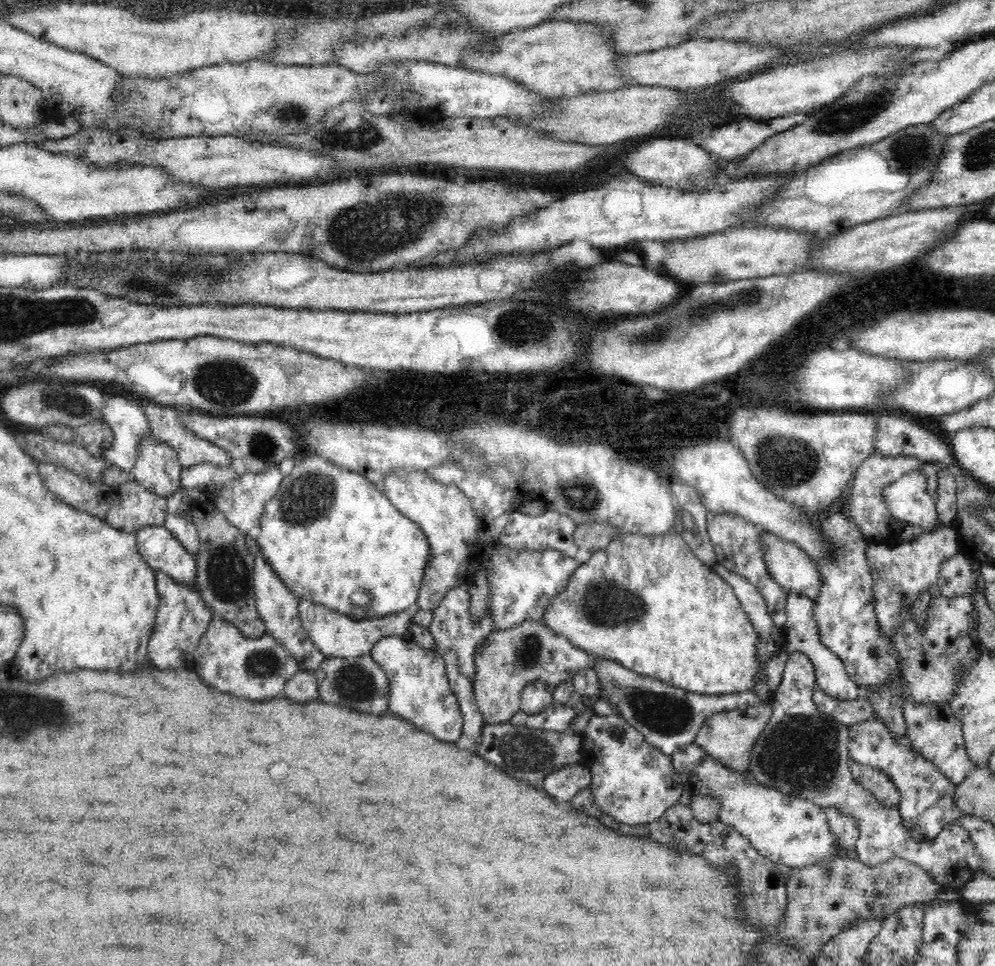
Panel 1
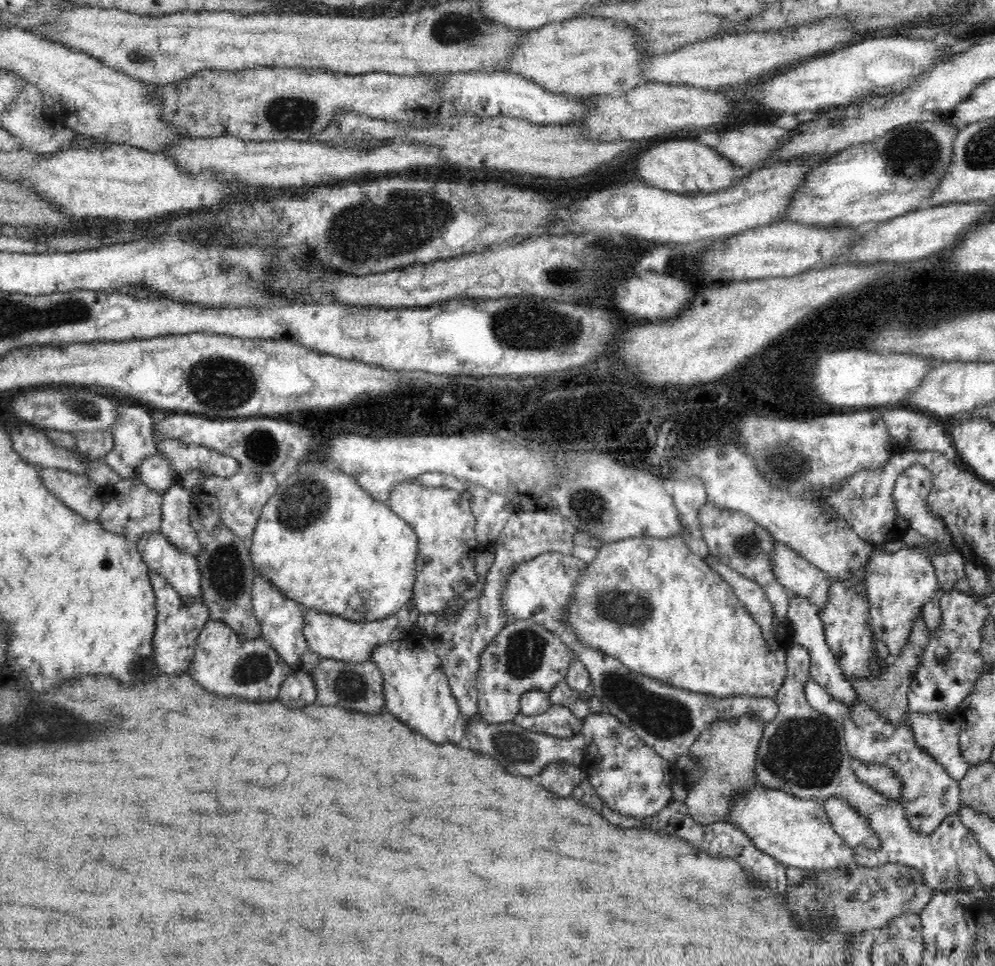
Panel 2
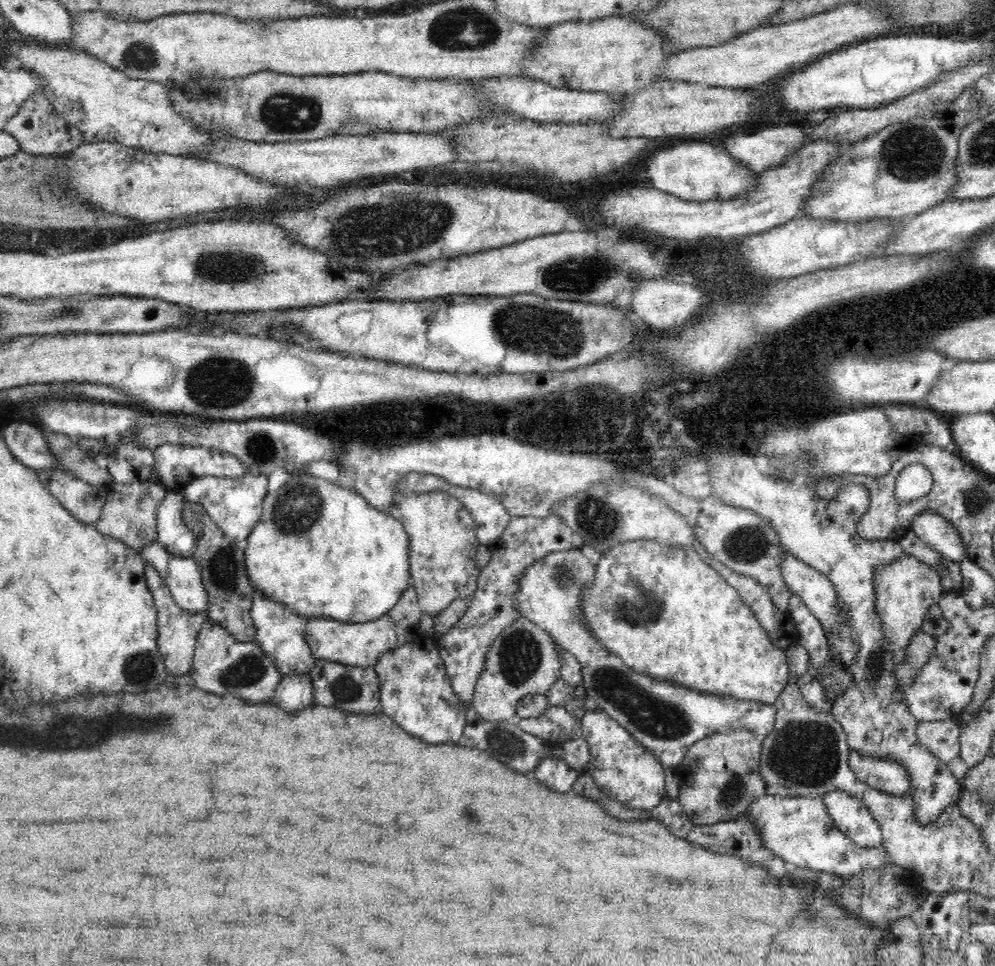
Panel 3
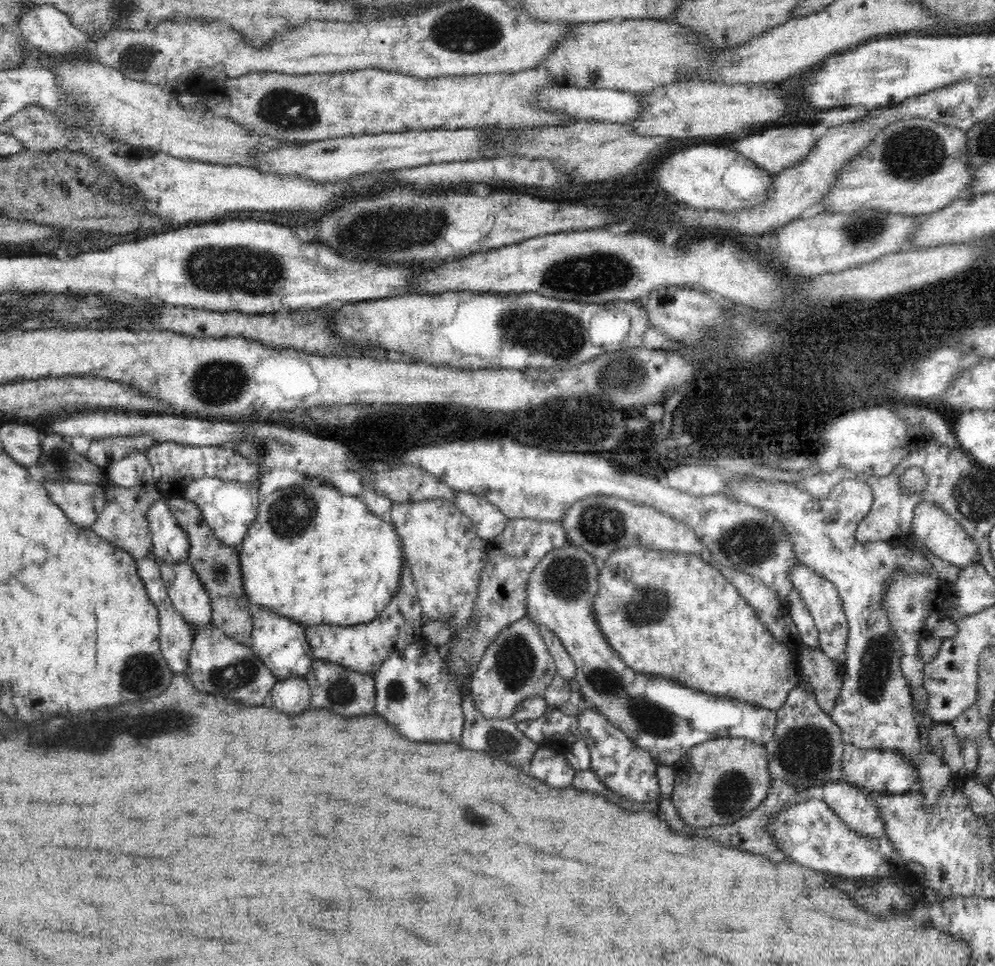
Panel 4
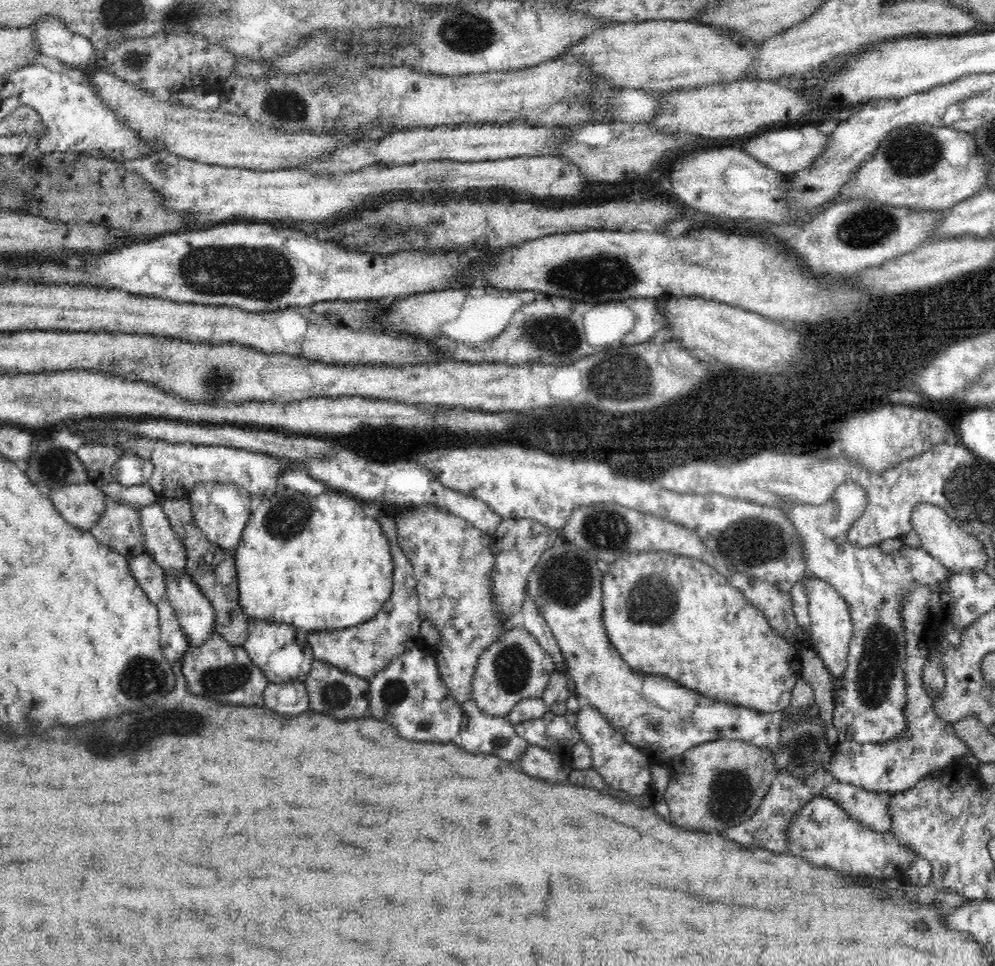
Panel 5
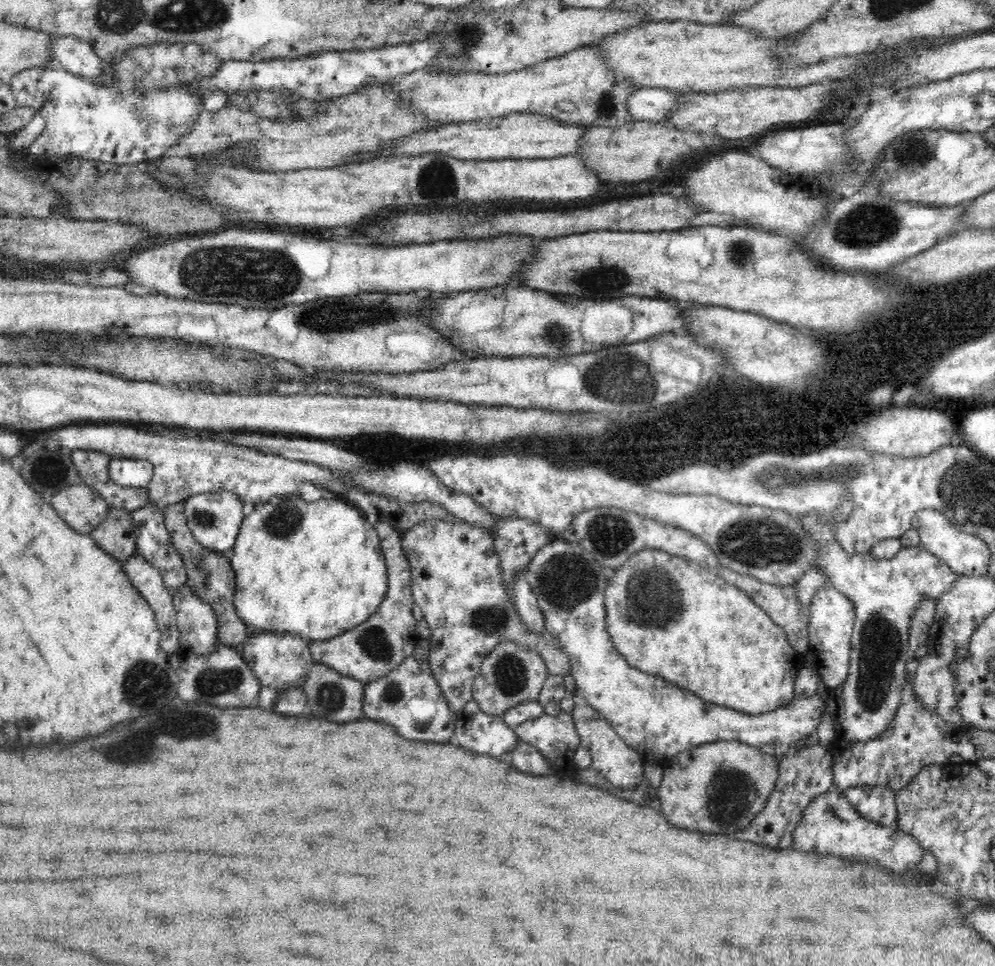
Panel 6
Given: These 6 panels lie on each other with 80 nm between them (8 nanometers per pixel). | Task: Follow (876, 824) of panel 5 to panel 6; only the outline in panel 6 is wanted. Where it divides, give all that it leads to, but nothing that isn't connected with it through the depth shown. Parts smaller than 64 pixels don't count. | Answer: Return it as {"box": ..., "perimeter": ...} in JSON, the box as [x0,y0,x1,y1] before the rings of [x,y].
{"box":[843,785,897,827],"perimeter":[[[883,785],[854,786],[843,791],[846,798],[870,821],[879,822],[884,826],[896,827],[897,804],[896,791]]]}

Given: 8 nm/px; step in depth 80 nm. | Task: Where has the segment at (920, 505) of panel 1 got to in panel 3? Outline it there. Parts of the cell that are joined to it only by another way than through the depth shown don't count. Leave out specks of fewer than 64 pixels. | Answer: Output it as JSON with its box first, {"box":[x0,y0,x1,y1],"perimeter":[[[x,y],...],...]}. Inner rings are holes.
{"box":[895,464,969,564],"perimeter":[[[922,464],[903,468],[895,483],[895,496],[900,502],[911,502],[930,492],[933,486],[932,473]],[[933,510],[916,514],[911,530],[916,533],[921,544],[932,547],[942,558],[958,564],[969,559],[959,532],[942,514]]]}

